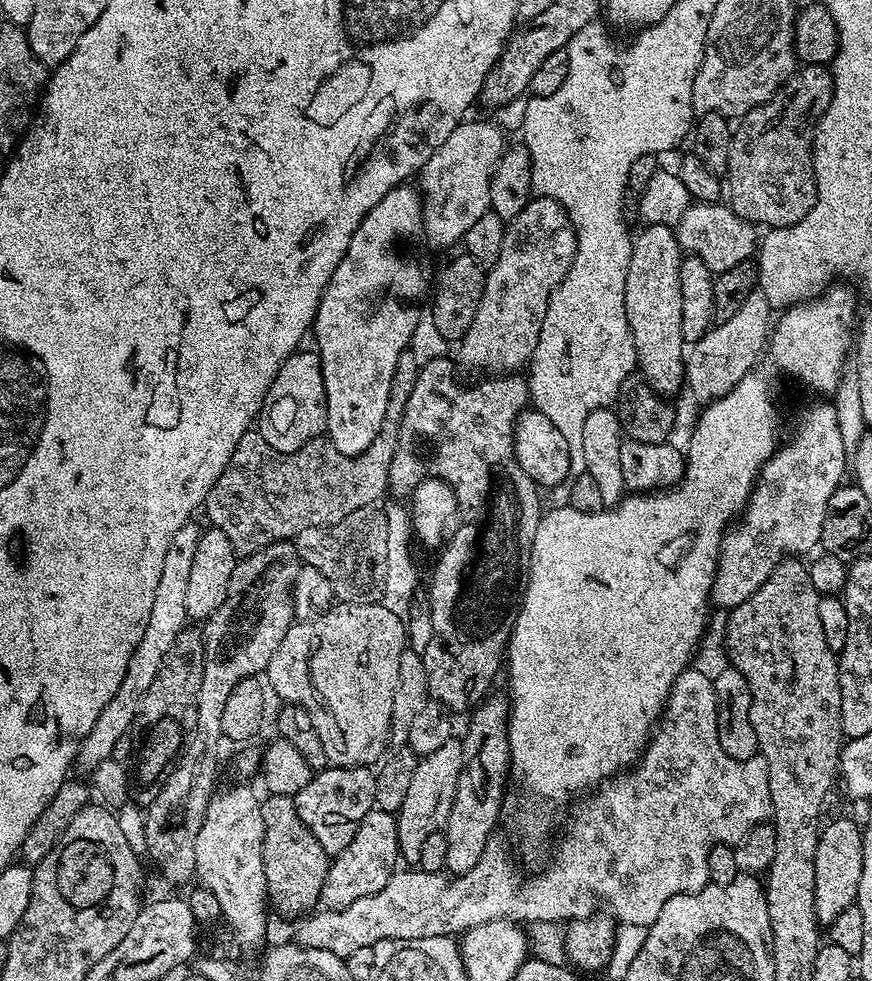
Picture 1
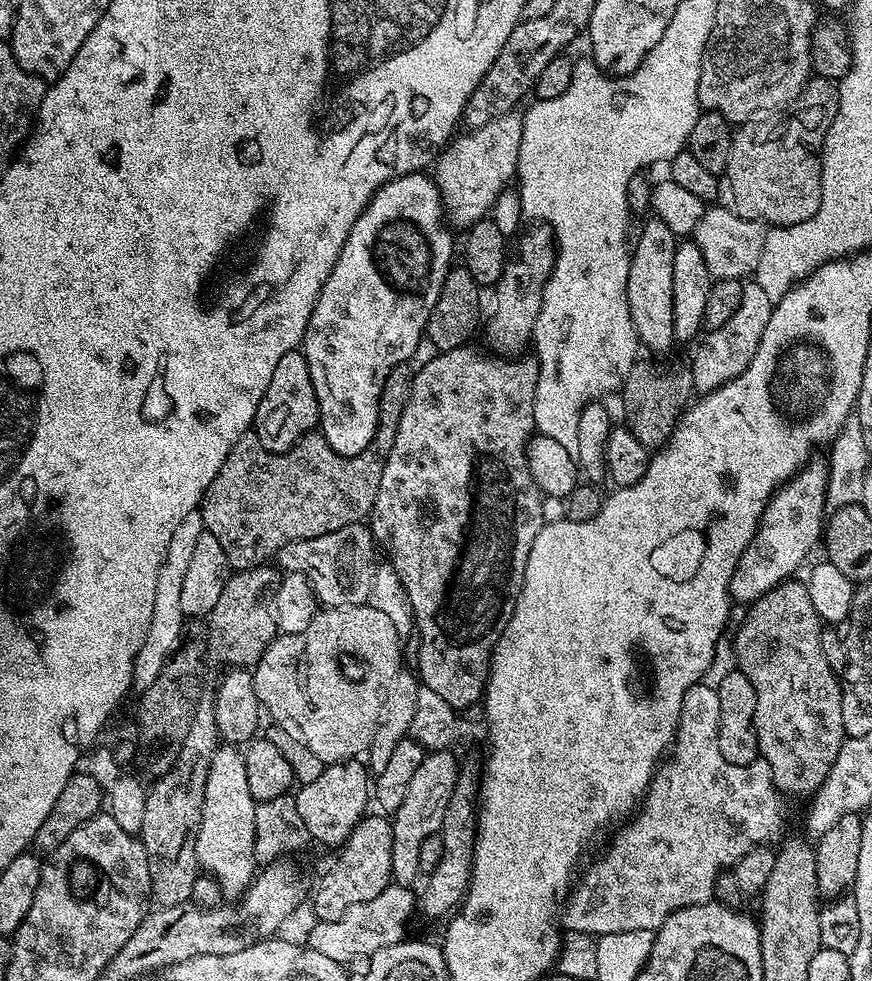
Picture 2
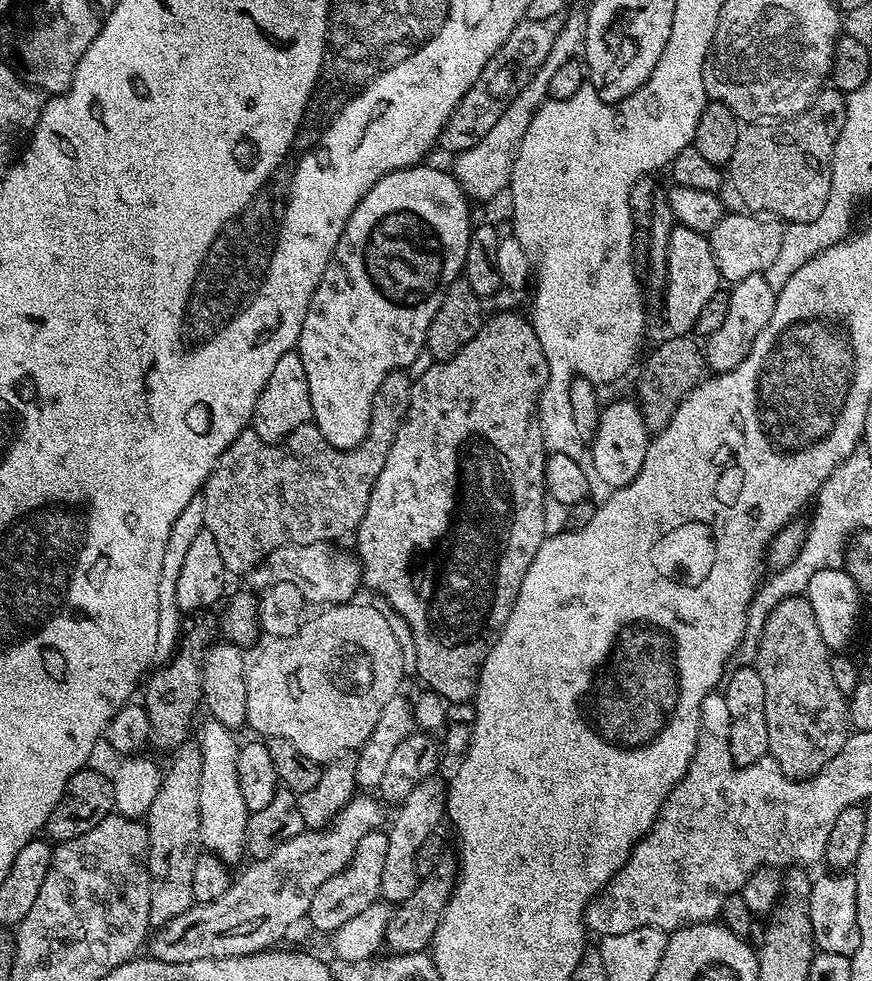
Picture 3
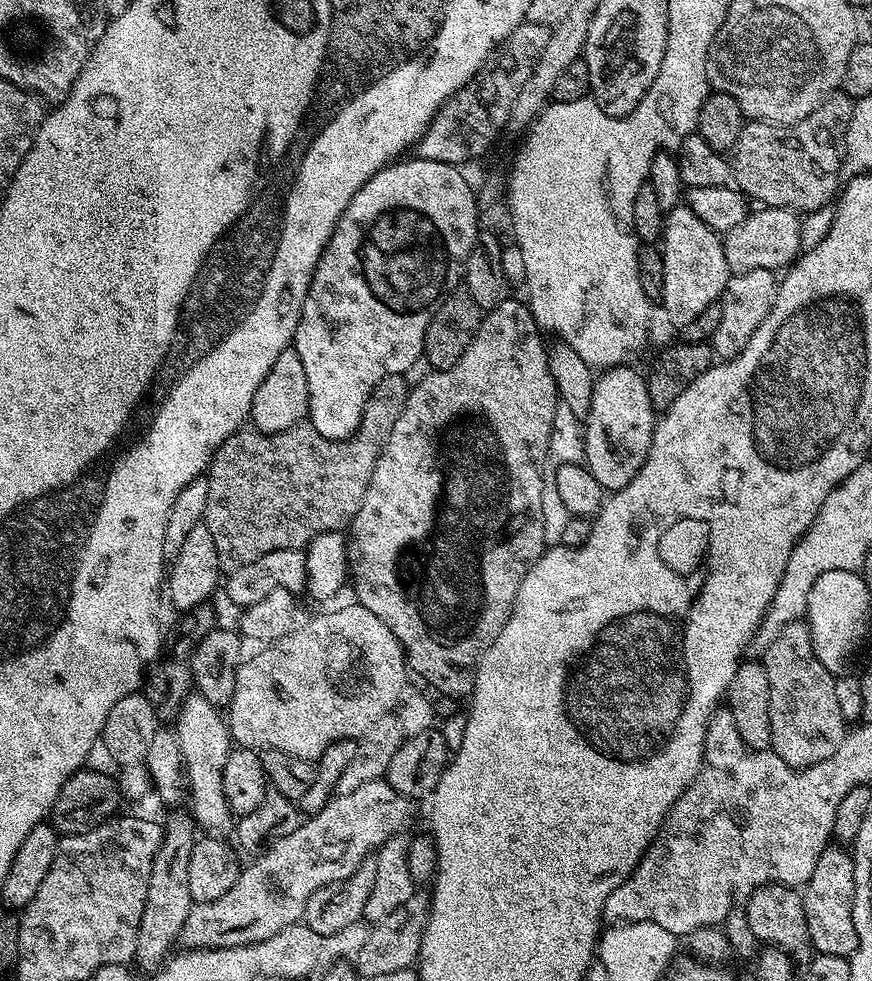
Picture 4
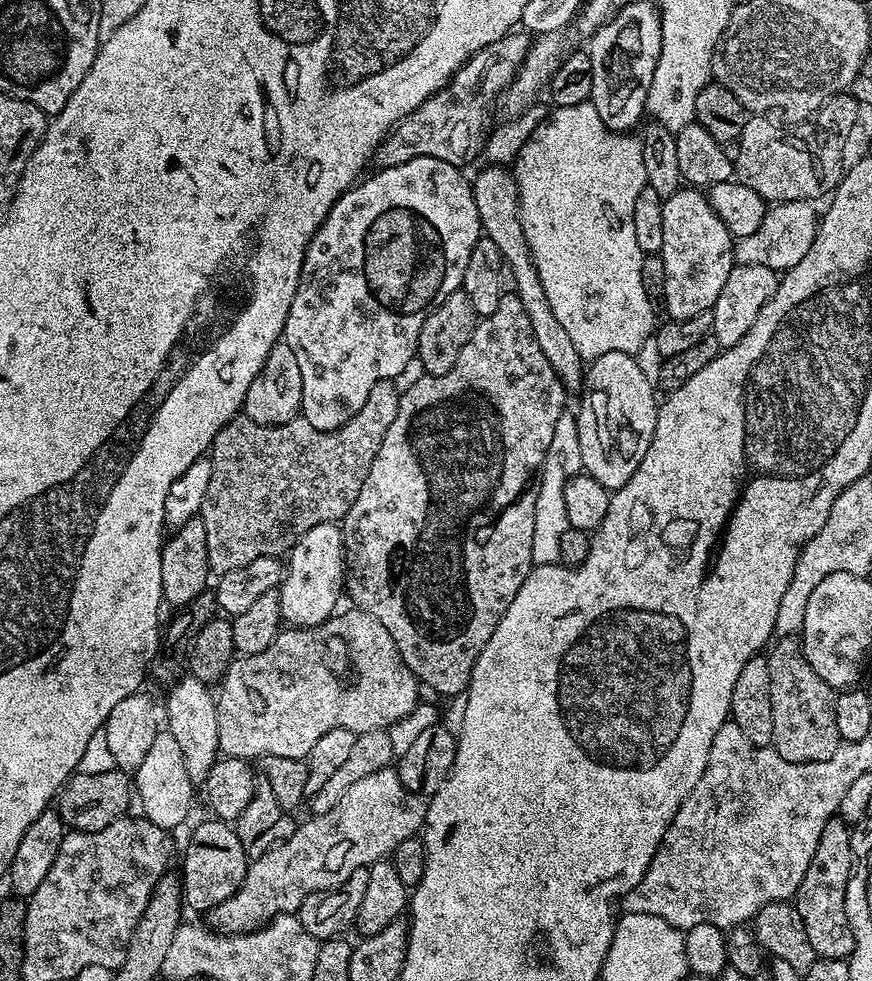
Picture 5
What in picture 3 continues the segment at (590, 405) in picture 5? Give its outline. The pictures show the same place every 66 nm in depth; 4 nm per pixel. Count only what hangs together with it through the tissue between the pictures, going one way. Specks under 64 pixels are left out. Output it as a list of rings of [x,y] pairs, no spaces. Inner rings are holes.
[[[635,399],[616,400],[613,404],[605,403],[600,410],[596,436],[590,441],[590,468],[595,479],[597,476],[608,490],[632,484],[634,478],[638,478],[638,470],[642,470],[642,462],[646,462],[649,443],[650,433]]]

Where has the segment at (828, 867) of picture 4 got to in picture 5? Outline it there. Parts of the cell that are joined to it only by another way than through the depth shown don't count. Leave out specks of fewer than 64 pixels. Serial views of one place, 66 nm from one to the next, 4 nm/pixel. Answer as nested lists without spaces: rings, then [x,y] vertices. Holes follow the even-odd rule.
[[[833,818],[826,822],[822,838],[818,838],[818,850],[814,850],[814,858],[810,858],[810,866],[806,868],[806,878],[802,878],[794,897],[798,914],[802,914],[802,923],[806,925],[806,938],[810,938],[810,946],[814,946],[817,957],[825,960],[848,960],[856,948],[854,930],[844,905],[854,867],[853,835],[853,829],[845,820]]]

